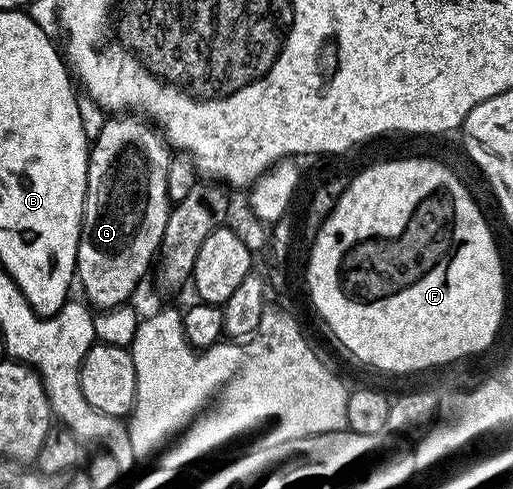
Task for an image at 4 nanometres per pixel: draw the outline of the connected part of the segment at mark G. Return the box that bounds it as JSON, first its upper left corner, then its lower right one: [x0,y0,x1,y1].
[75,112,174,311]

